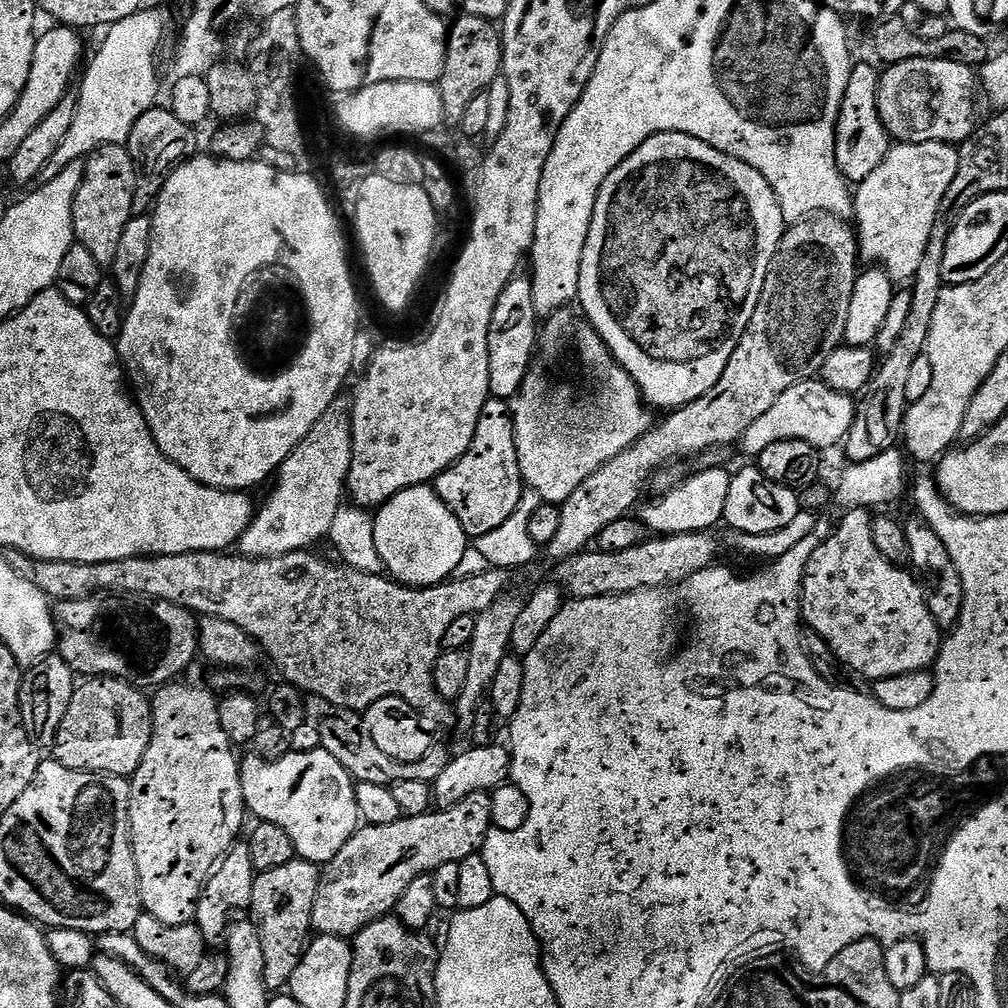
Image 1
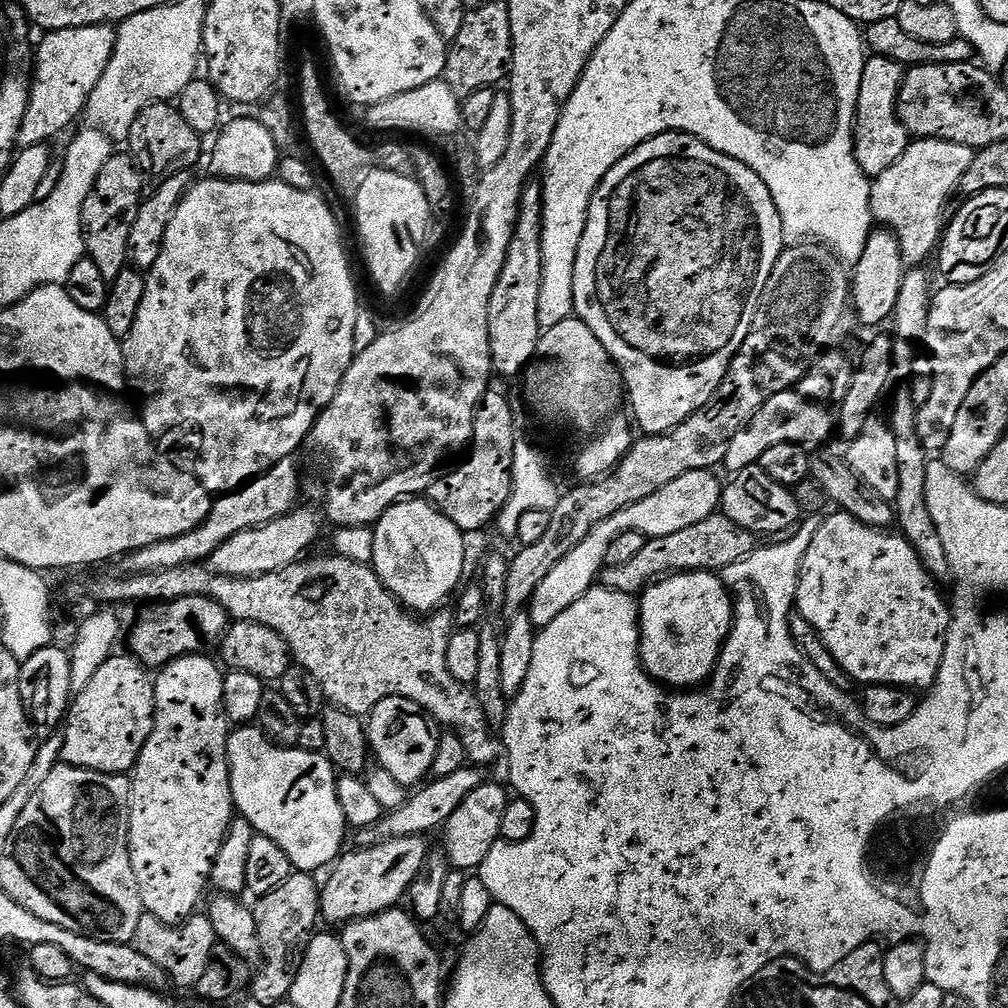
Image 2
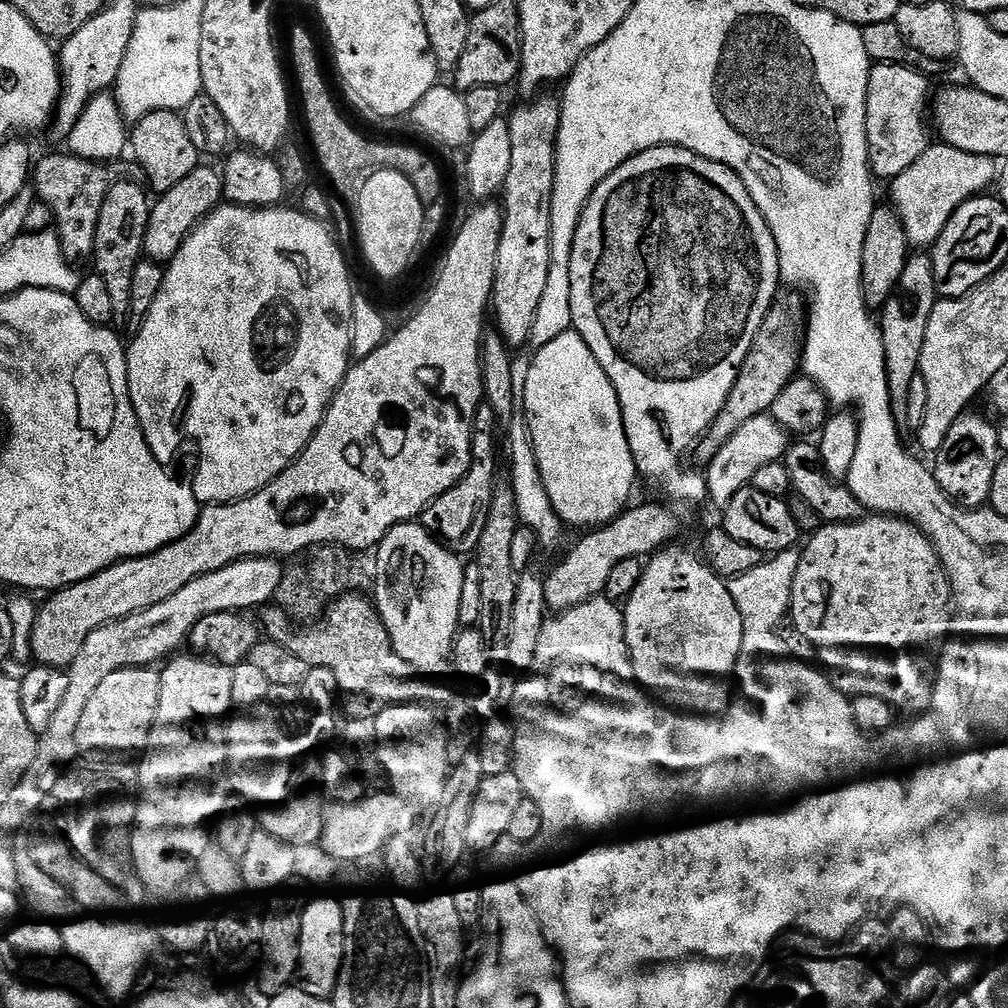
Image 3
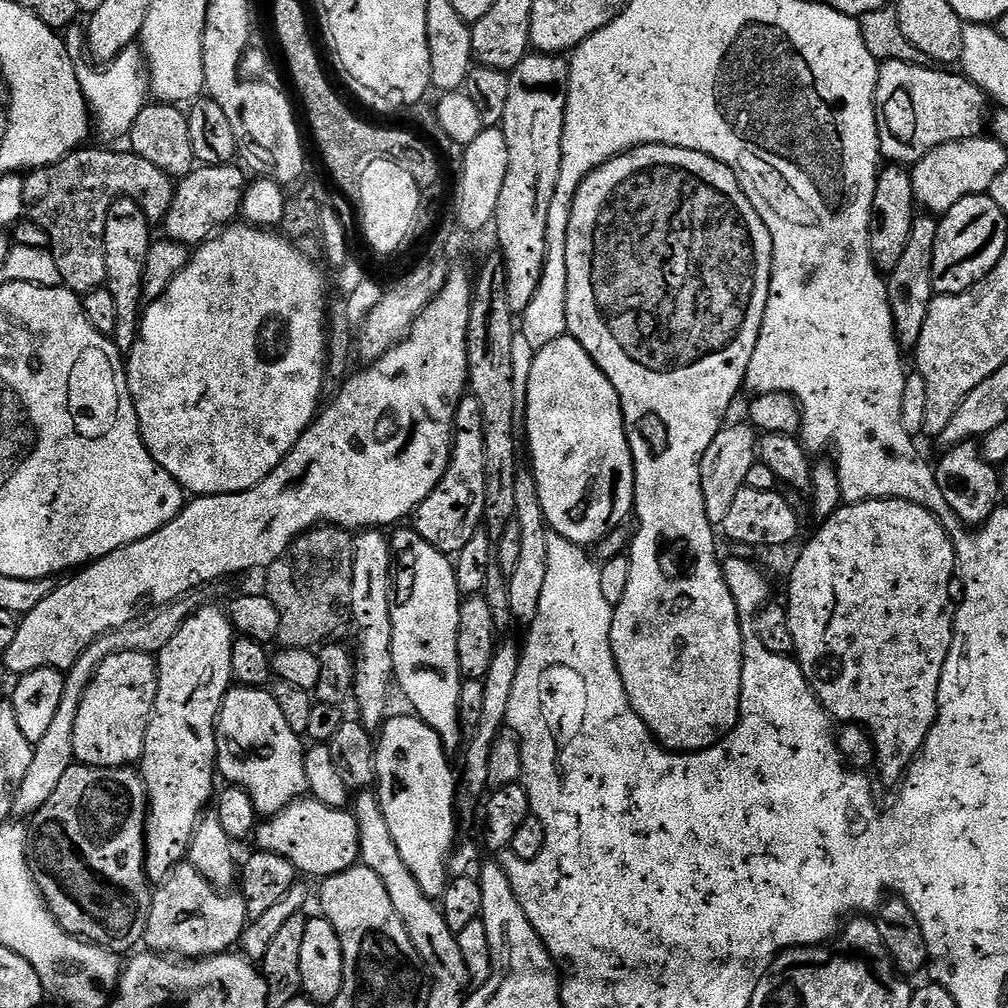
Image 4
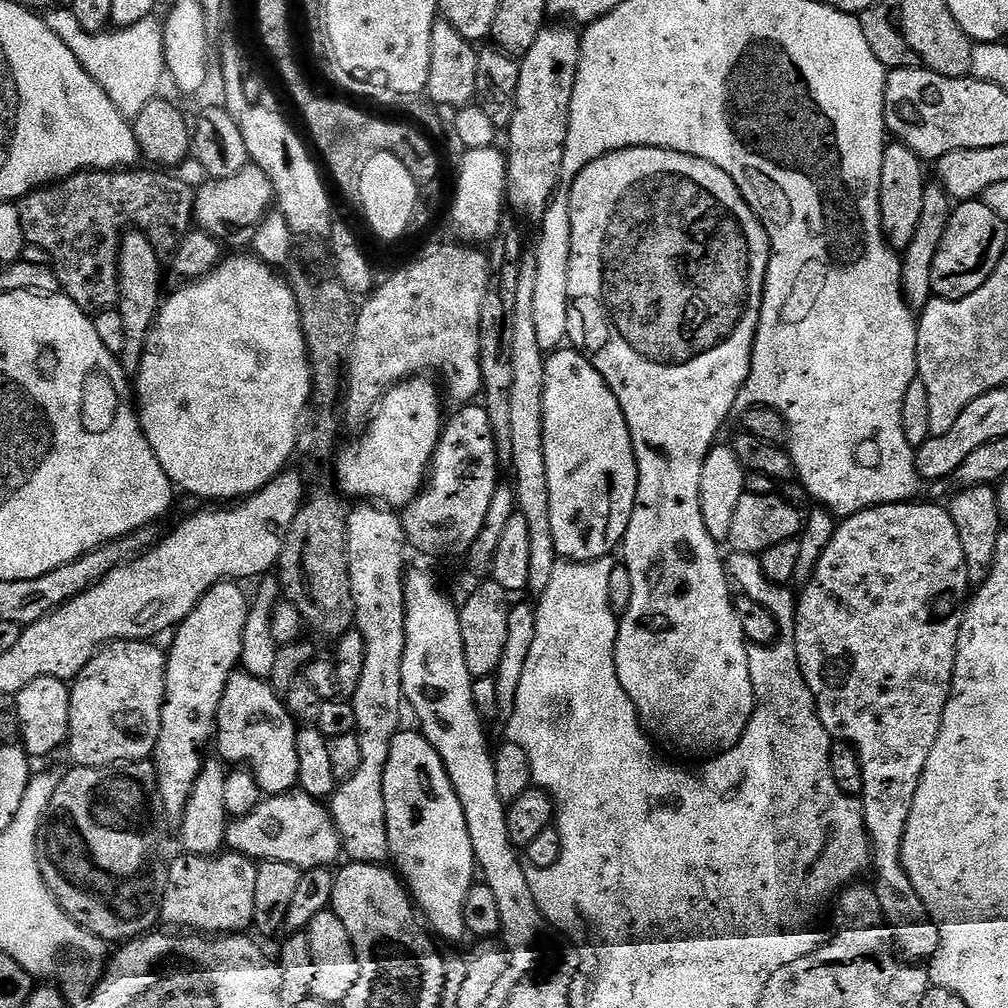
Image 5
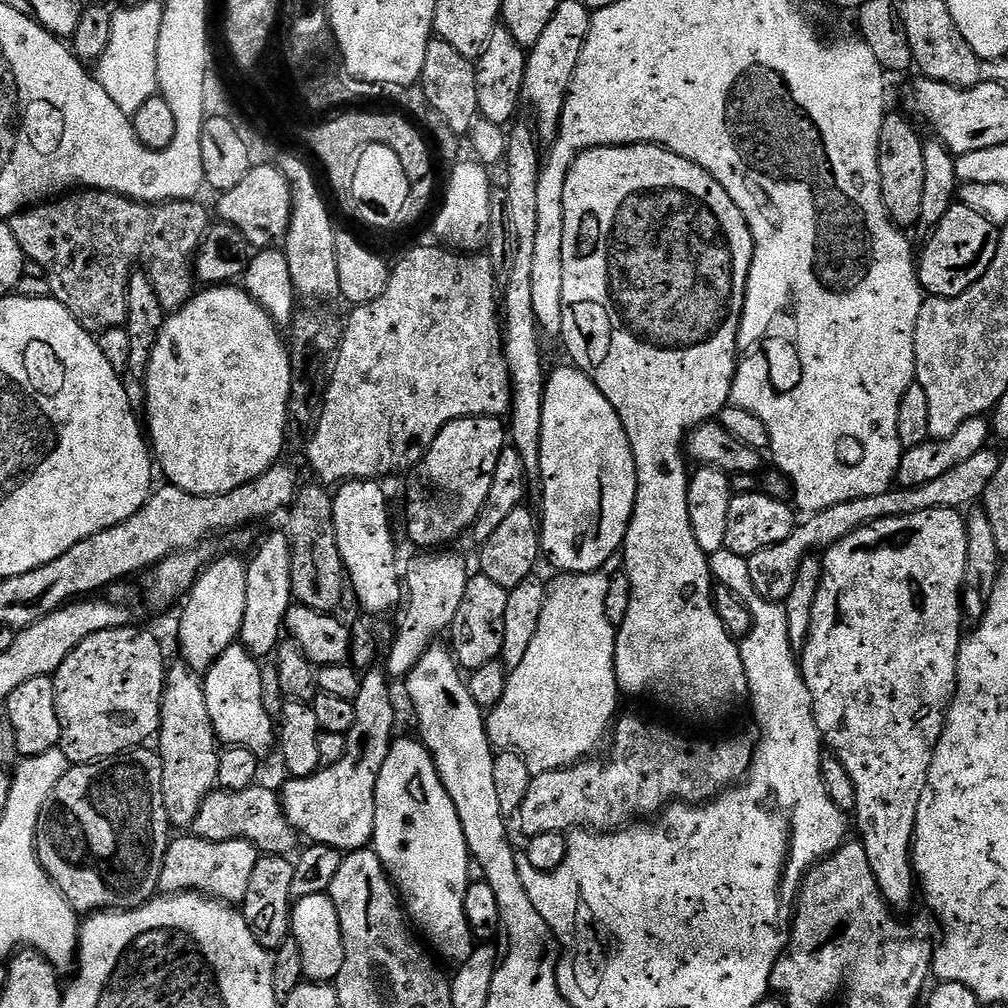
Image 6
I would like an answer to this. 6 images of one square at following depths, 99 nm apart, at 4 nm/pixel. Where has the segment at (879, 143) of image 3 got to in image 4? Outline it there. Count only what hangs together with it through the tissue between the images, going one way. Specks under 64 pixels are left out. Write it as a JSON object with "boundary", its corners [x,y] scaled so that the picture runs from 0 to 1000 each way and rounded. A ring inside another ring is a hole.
{"boundary":[[[879,60],[872,64],[869,72],[869,120],[873,153],[878,160],[886,163],[908,165],[915,156],[923,153],[923,149],[940,143],[943,139],[964,139],[978,127],[982,107],[976,104],[978,96],[969,83],[965,83],[955,73],[947,75],[944,69],[934,69],[929,65],[916,67],[915,64],[913,62],[901,63],[898,60]]]}

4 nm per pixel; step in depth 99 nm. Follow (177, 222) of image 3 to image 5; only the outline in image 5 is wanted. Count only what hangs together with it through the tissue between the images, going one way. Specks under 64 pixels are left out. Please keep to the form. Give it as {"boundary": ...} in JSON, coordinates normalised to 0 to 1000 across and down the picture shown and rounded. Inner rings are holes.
{"boundary":[[[249,161],[228,177],[206,177],[203,180],[202,184],[194,187],[194,199],[190,209],[192,222],[197,229],[208,232],[219,240],[230,238],[233,234],[245,235],[271,205],[268,177],[264,177],[261,169]]]}

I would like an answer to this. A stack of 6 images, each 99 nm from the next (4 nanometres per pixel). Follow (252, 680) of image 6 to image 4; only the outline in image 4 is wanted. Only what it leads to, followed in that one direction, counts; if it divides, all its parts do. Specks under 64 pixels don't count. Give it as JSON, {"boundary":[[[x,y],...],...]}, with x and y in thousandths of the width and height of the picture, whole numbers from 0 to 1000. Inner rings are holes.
{"boundary":[[[227,682],[214,713],[214,760],[217,769],[221,773],[223,770],[227,779],[248,788],[259,811],[265,812],[280,805],[306,786],[303,745],[303,735],[288,724],[269,686]]]}

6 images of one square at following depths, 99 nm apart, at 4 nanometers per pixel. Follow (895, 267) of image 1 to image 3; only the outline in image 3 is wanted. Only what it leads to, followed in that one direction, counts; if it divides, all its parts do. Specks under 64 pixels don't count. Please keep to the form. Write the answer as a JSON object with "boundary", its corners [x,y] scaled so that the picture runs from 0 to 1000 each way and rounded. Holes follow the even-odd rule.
{"boundary":[[[936,141],[926,142],[895,173],[884,180],[884,205],[895,216],[895,222],[901,233],[902,243],[928,243],[935,232],[938,220],[965,194],[981,189],[989,182],[990,163],[985,156],[964,153],[958,149],[943,147]]]}

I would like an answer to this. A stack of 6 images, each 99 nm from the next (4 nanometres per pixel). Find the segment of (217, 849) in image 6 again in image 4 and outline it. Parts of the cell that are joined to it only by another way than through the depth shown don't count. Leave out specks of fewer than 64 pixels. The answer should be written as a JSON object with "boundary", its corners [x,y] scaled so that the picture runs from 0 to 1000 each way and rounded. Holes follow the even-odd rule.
{"boundary":[[[180,855],[164,873],[158,874],[151,886],[142,936],[156,946],[170,946],[175,950],[216,948],[237,938],[247,916],[241,889],[230,883],[213,881],[190,857]]]}

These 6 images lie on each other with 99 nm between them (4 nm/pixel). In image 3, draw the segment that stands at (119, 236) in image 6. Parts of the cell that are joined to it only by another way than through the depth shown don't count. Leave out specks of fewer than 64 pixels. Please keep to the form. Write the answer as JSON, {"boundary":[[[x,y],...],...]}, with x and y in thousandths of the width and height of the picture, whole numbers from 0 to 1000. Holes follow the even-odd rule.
{"boundary":[[[66,149],[56,151],[53,155],[44,155],[35,160],[30,179],[34,184],[35,193],[52,209],[56,217],[54,229],[60,235],[63,255],[68,260],[87,258],[93,248],[93,236],[97,228],[97,212],[101,200],[109,186],[107,171],[102,162],[73,155]]]}

